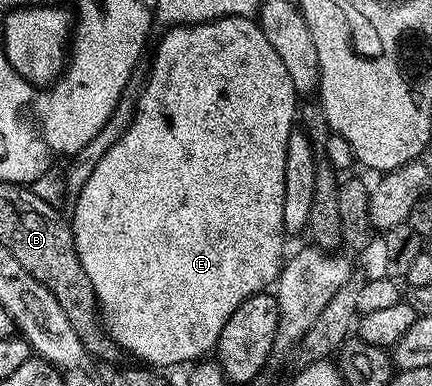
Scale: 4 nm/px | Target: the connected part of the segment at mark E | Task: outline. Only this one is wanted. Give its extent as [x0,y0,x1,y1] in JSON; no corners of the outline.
[71,16,299,370]

